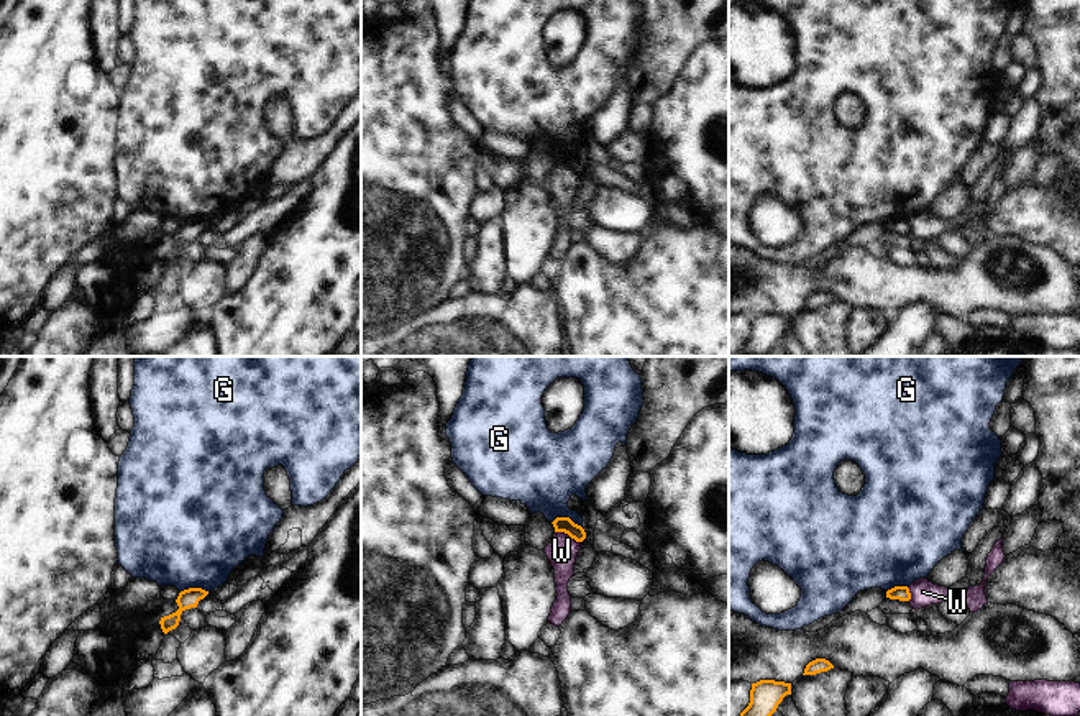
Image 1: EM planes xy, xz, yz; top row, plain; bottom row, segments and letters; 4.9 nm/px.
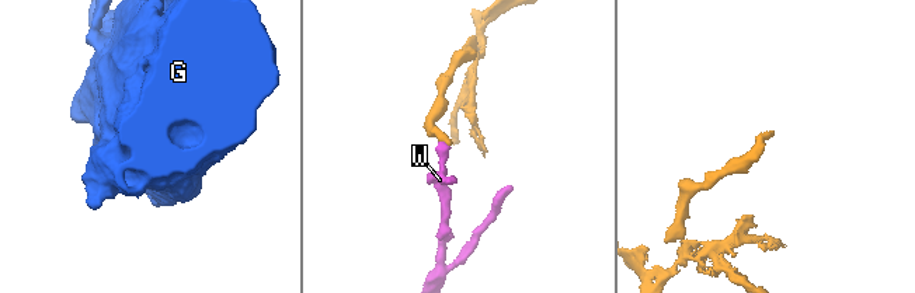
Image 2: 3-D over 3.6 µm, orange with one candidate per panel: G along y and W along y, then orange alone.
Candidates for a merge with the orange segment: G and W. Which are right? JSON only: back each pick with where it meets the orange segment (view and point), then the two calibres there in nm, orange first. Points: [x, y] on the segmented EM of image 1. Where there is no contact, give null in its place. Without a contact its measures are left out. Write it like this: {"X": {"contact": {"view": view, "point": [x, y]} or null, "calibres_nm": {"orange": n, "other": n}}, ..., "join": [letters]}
{"join": []}

